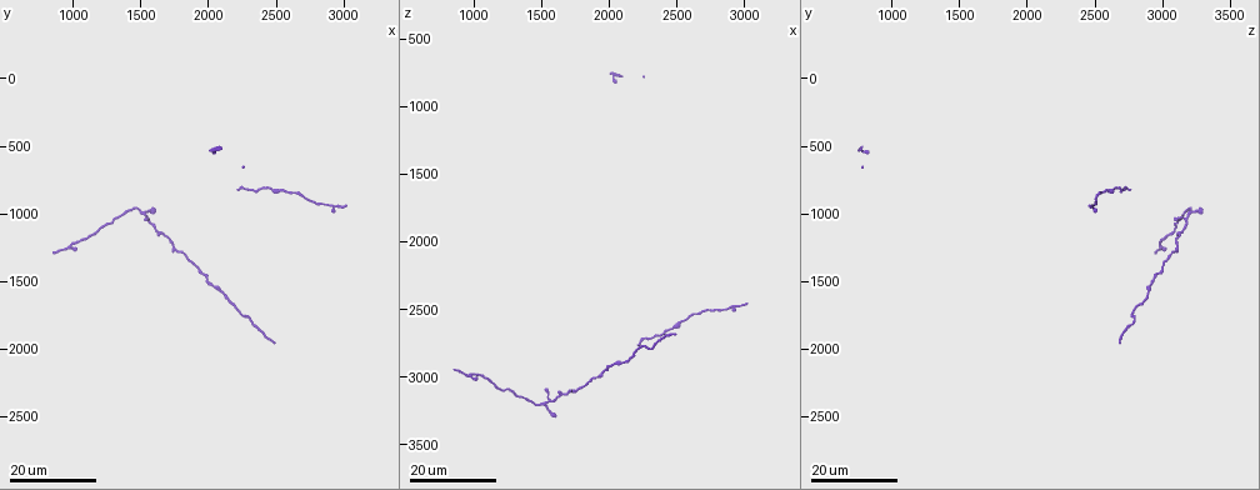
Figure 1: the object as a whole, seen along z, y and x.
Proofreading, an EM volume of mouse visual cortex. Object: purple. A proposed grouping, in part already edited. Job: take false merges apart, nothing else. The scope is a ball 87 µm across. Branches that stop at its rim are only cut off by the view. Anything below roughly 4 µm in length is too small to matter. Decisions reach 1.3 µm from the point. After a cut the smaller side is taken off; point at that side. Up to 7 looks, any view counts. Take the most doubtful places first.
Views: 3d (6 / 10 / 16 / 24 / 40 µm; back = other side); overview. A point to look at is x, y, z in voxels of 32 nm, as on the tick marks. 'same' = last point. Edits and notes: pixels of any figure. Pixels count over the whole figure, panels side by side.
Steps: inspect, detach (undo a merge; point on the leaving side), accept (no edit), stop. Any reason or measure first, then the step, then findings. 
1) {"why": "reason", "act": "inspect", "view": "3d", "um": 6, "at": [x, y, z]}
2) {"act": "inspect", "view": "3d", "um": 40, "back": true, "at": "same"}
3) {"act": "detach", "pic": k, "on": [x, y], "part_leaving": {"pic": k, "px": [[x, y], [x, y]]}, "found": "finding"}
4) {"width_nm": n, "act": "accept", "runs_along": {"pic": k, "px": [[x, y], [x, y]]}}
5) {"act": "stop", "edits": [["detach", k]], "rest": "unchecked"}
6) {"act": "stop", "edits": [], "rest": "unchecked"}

{"why": "sudden change in width", "act": "inspect", "view": "3d", "um": 24, "at": [2540, 840, 2600]}

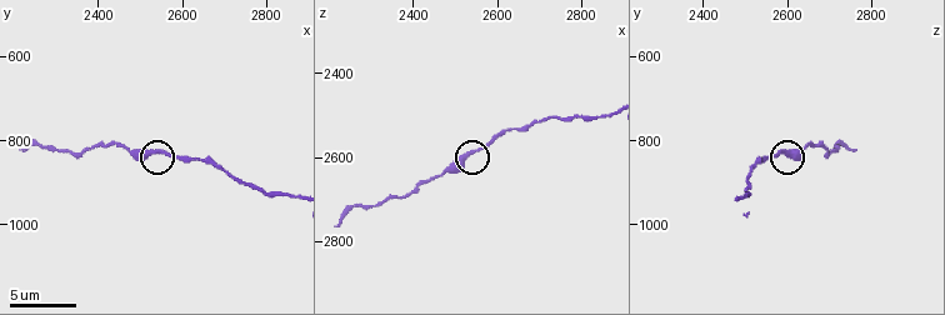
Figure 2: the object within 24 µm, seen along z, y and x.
{"act": "inspect", "view": "3d", "um": 10, "at": [2530, 825, 2600]}

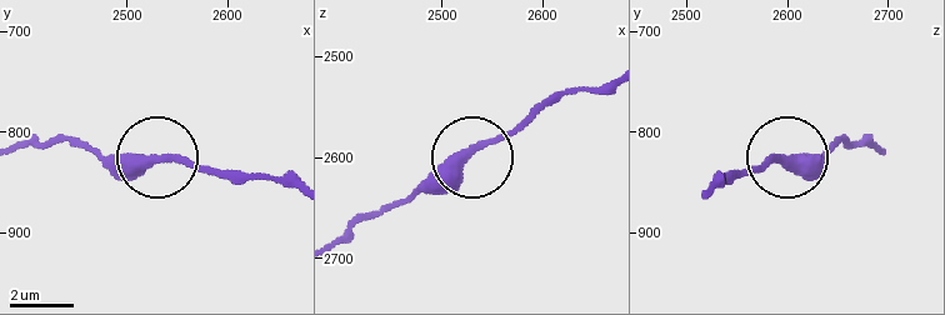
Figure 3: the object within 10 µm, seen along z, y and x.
{"act": "accept", "runs_along": {"pic": 3, "px": [[335, 243], [375, 213], [456, 175], [534, 105]]}, "found": "all the same neuron"}

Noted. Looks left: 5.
{"why": "thick turns thin", "act": "inspect", "view": "3d", "um": 10, "at": [2760, 905, 2505]}

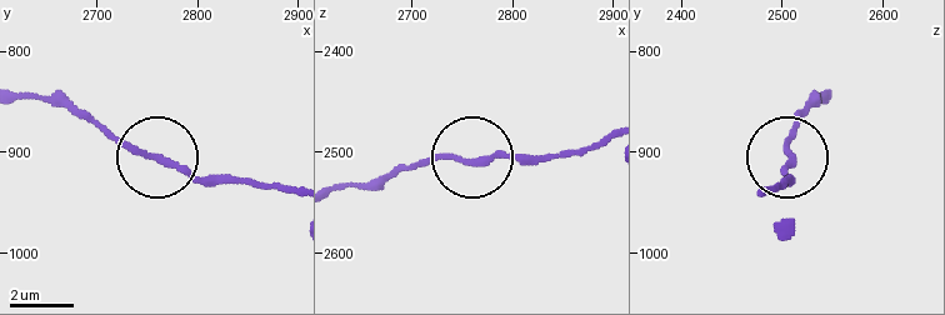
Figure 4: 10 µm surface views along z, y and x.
{"act": "accept", "runs_along": {"pic": 4, "px": [[825, 95], [813, 95], [799, 111], [788, 141], [788, 181]]}, "found": "all the same neuron"}

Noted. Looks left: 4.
{"why": "a narrow waist", "act": "inspect", "view": "3d", "um": 16, "at": [2100, 1580, 2920]}

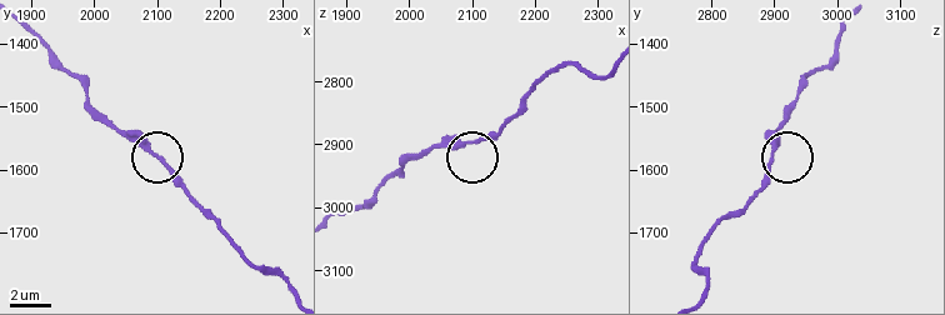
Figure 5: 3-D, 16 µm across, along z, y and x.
{"act": "inspect", "view": "3d", "um": 10, "at": [2100, 1585, 2895]}

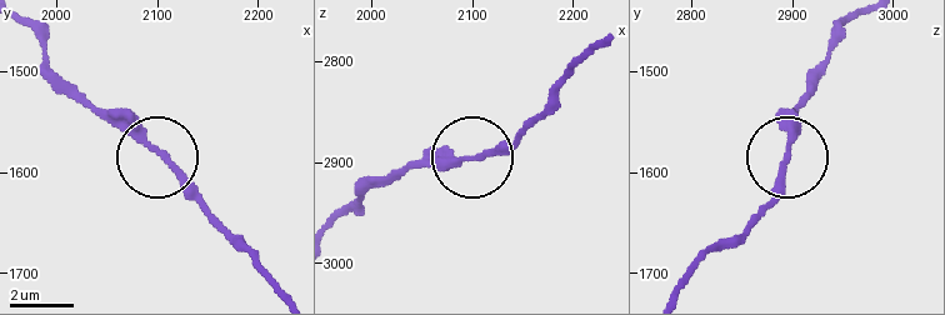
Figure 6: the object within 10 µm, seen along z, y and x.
{"act": "accept", "found": "one neuron here"}

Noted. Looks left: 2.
{"act": "stop", "edits": [], "rest": "unchecked"}

